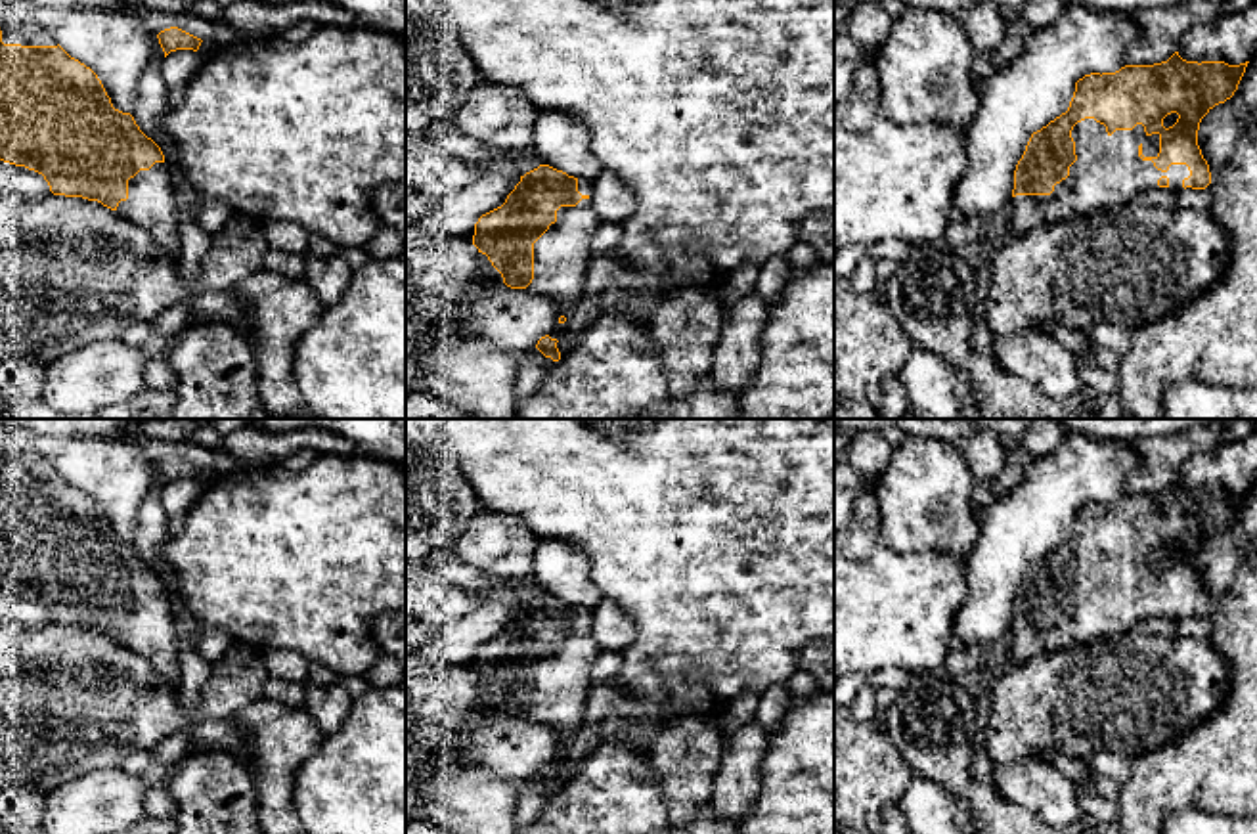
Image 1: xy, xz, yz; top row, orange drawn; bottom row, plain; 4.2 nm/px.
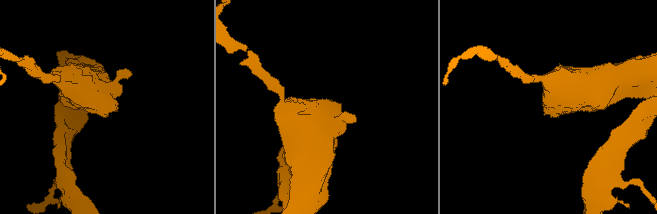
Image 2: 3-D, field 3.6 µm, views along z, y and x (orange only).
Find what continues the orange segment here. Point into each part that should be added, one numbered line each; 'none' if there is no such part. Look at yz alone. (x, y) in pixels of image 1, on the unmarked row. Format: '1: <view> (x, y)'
1: yz (1108, 601)

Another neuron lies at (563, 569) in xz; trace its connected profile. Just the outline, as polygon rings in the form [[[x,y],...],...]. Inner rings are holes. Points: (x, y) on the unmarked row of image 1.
[[[540,541],[534,578],[543,593],[574,606],[593,608],[603,599],[591,578],[589,555],[568,541]]]

